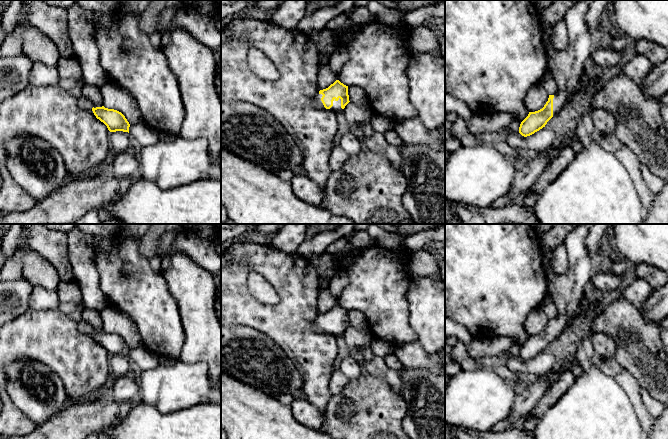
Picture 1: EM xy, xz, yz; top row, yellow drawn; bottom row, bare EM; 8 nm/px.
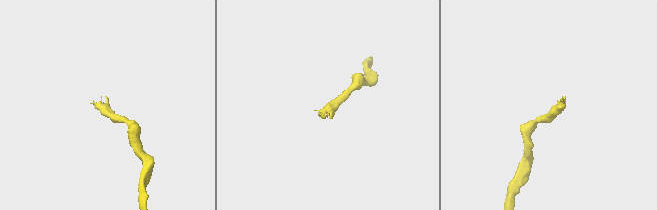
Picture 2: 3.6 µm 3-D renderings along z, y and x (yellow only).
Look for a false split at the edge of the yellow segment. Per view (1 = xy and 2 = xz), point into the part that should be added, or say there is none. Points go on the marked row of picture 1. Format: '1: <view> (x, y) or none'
1: xy (84, 103)
2: xz (317, 101)

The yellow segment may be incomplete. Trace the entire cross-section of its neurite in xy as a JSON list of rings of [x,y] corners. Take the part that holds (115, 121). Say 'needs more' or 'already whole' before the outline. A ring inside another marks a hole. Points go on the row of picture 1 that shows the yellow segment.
needs more; [[[83,96],[78,99],[78,105],[81,109],[92,112],[97,119],[107,126],[110,132],[123,131],[129,133],[130,124],[121,112],[105,108],[103,105],[96,107],[89,99]]]

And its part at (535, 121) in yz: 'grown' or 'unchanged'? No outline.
grown

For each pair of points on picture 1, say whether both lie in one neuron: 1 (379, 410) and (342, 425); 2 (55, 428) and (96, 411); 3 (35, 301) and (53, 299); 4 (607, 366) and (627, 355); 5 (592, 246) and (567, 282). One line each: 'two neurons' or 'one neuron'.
1: one neuron
2: one neuron
3: one neuron
4: two neurons
5: two neurons

